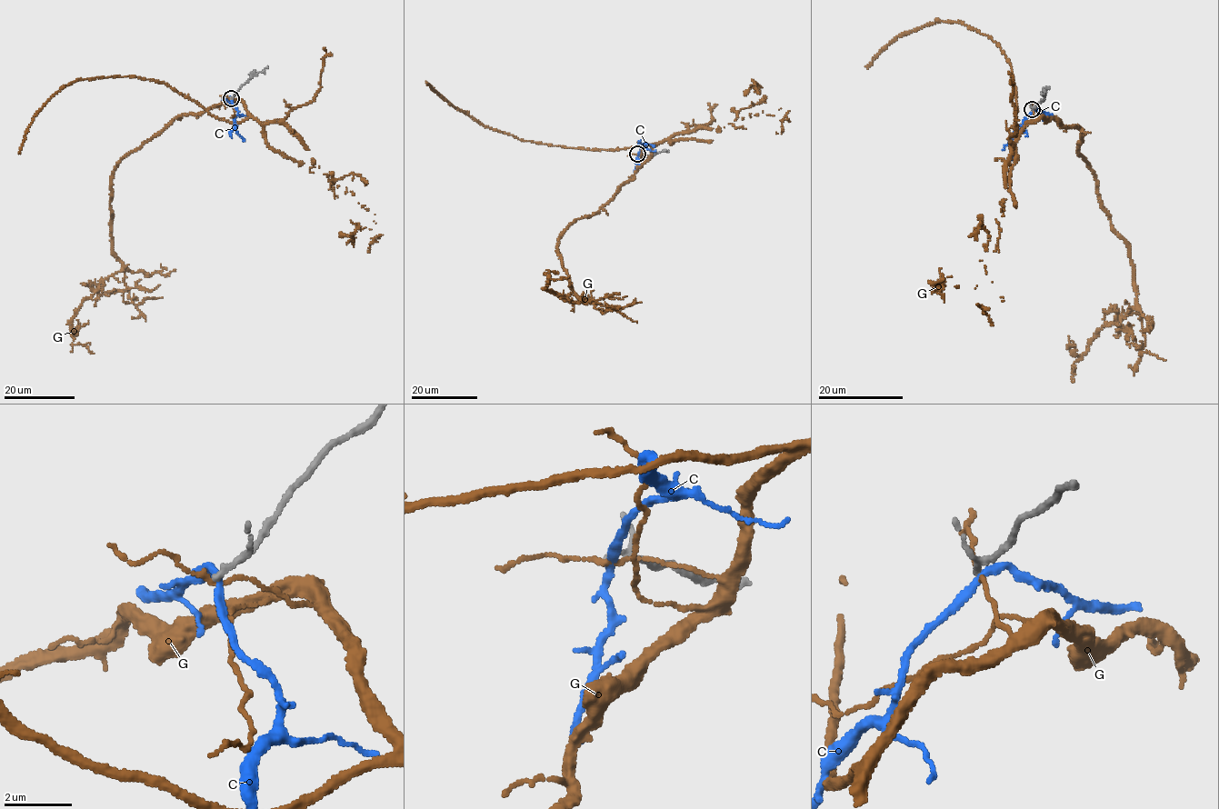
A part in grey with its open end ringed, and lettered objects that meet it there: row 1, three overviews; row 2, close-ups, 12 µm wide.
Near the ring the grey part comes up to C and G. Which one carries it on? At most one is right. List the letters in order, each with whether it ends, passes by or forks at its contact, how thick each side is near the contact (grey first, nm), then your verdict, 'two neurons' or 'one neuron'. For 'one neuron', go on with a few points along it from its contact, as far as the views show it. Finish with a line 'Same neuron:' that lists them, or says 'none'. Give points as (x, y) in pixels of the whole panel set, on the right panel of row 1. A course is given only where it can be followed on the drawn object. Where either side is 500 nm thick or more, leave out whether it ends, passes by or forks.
C: it forks; calibres 130 and 160 nm; two neurons
G: it passes by; calibres 120 and 100 nm; two neurons
Same neuron: none

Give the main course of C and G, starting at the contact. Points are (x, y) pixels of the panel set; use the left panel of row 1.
C: (231, 98), (237, 110), (234, 126), (243, 141)
G: (231, 98), (242, 100), (176, 117), (114, 168), (110, 235), (122, 268), (84, 297), (74, 335), (88, 320)

